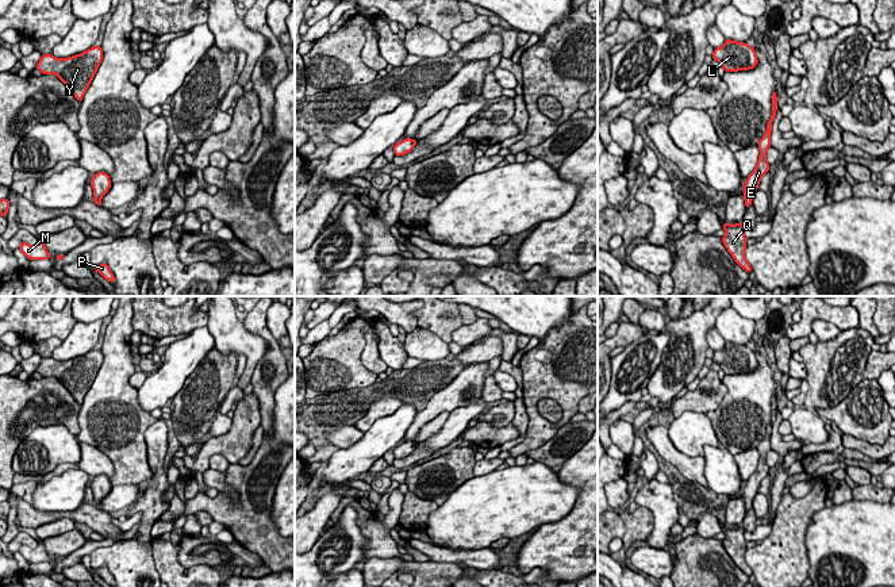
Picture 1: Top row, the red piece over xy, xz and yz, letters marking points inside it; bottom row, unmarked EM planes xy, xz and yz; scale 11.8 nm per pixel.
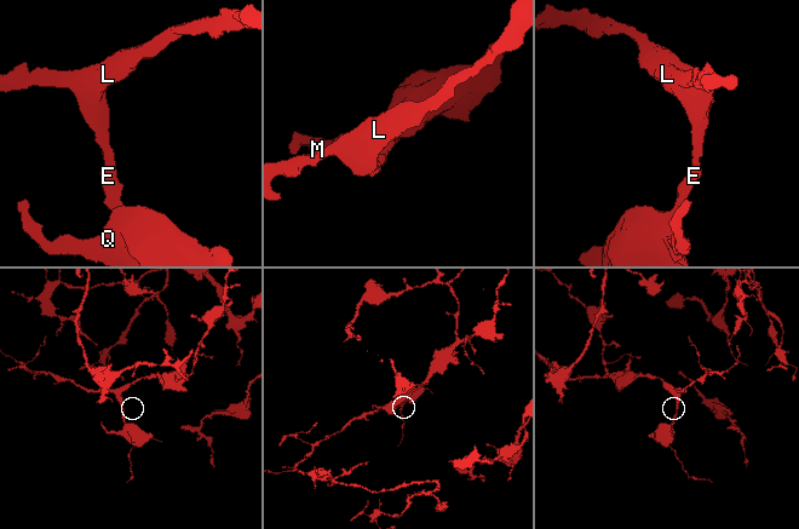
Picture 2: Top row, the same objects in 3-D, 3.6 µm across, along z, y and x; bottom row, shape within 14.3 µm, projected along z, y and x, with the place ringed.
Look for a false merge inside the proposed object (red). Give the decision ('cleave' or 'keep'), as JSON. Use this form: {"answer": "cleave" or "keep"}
{"answer": "keep"}

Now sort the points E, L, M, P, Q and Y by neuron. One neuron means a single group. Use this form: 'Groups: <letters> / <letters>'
Groups: E L M P Q Y

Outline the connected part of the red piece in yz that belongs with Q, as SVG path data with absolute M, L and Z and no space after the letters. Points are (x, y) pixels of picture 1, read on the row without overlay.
M725 525L722 527L722 532L726 534L726 538L722 540L722 545L727 555L731 557L734 564L745 572L748 576L750 576L753 572L750 567L745 561L745 552L746 552L746 540L745 540L745 529L742 525L737 527L729 527Z

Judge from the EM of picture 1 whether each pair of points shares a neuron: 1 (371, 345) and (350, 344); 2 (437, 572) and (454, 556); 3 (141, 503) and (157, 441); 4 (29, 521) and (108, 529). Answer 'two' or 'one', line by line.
1: two
2: two
3: one
4: one

